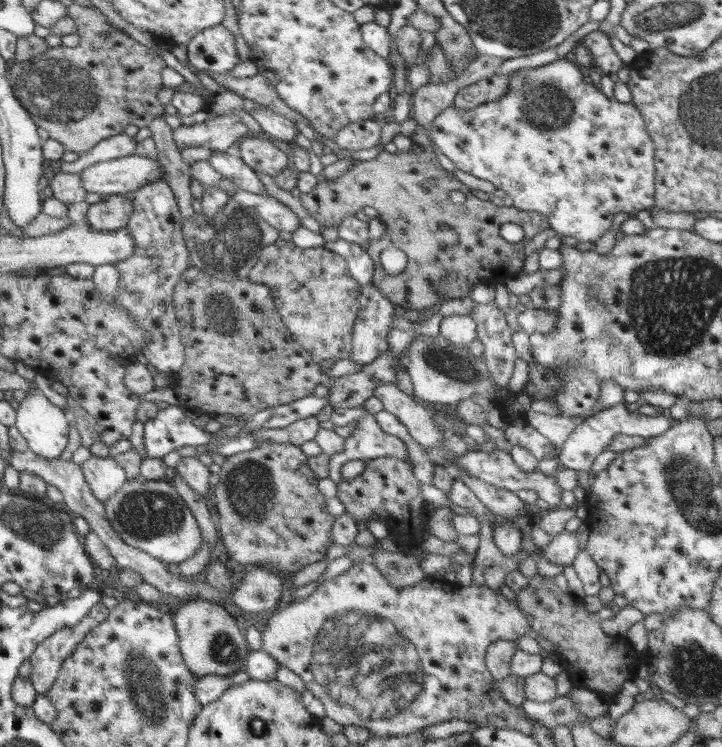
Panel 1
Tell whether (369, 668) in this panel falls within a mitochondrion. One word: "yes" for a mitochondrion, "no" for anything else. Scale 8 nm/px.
yes

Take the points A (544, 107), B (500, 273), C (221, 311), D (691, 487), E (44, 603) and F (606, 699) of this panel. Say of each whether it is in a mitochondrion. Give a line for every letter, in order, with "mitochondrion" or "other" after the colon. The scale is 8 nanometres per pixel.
A: mitochondrion
B: other
C: mitochondrion
D: mitochondrion
E: other
F: other

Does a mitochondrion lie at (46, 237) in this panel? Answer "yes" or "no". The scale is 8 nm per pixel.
no

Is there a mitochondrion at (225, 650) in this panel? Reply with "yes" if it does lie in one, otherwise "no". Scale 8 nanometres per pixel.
yes

